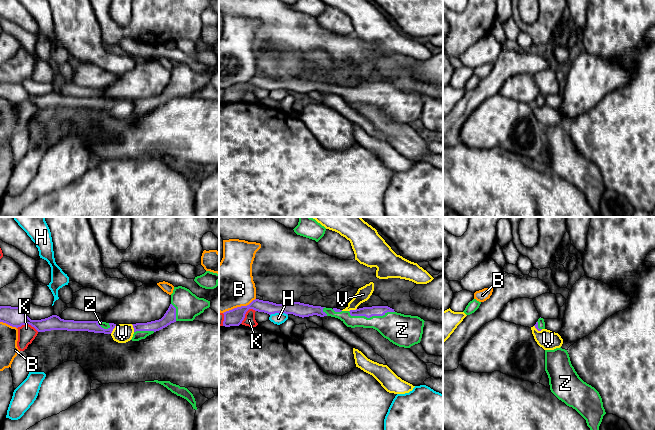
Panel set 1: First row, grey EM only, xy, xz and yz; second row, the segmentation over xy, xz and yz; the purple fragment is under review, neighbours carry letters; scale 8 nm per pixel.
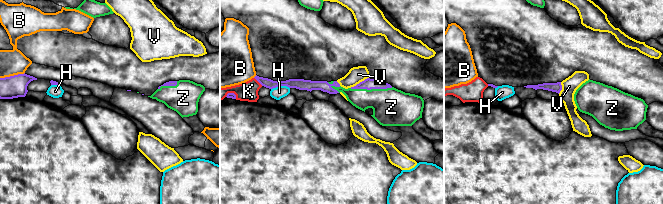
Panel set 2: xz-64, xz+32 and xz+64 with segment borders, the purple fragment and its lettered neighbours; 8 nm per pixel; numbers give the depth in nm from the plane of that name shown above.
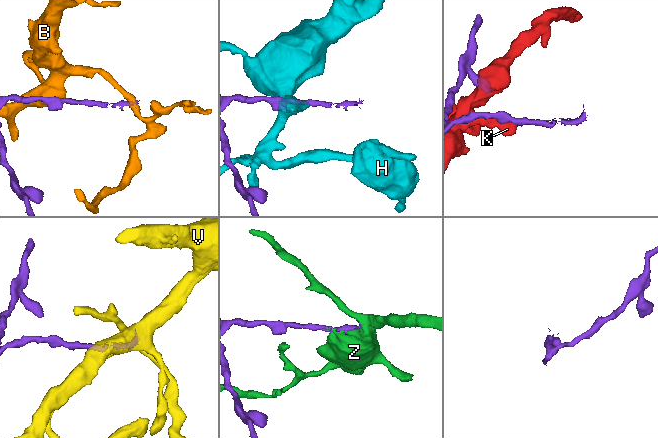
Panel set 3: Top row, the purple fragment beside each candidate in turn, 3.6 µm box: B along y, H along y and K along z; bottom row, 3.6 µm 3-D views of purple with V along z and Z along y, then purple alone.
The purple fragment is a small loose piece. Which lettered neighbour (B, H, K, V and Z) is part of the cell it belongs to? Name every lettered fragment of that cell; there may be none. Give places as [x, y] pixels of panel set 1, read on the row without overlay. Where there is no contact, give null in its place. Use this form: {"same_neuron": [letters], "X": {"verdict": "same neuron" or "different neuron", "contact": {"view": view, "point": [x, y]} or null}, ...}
{"same_neuron": ["Z"], "B": {"verdict": "different neuron", "contact": {"view": "xz", "point": [239, 83]}}, "H": {"verdict": "different neuron", "contact": {"view": "xz", "point": [278, 88]}}, "K": {"verdict": "different neuron", "contact": {"view": "xy", "point": [28, 99]}}, "V": {"verdict": "different neuron", "contact": {"view": "xy", "point": [113, 104]}}, "Z": {"verdict": "same neuron", "contact": {"view": "xz", "point": [371, 92]}}}

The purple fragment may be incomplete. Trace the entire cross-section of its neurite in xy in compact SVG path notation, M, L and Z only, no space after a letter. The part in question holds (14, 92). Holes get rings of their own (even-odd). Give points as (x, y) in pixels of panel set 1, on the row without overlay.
M0 82L0 98L16 104L29 100L38 108L67 106L111 110L116 102L114 99L106 99L102 97L64 96L57 91L52 91L41 96L31 96L25 90L22 83L11 82Z

